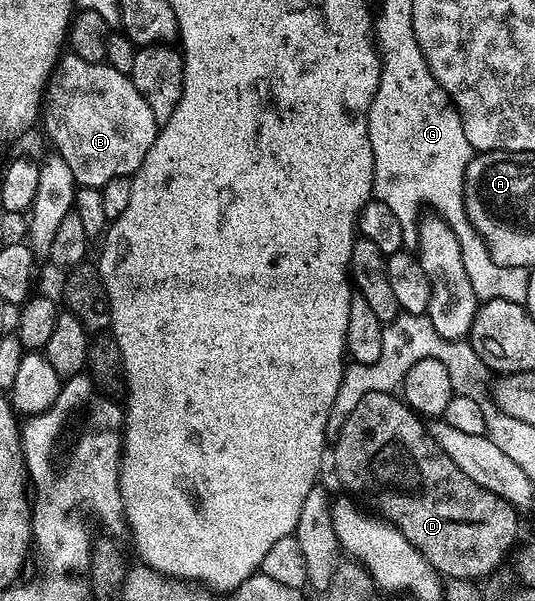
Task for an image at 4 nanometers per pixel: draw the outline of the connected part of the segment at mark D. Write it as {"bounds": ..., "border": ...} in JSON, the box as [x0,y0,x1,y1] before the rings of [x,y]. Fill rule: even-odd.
{"bounds":[332,392,519,581],"border":[[[370,392],[360,398],[356,409],[348,415],[333,440],[332,455],[333,451],[334,471],[346,490],[343,492],[357,497],[375,516],[385,519],[404,533],[406,540],[439,576],[446,578],[447,575],[453,581],[478,581],[478,578],[492,574],[501,563],[503,566],[504,556],[511,550],[518,535],[519,512],[513,504],[481,488],[458,469],[430,436],[427,424],[397,394]]]}

